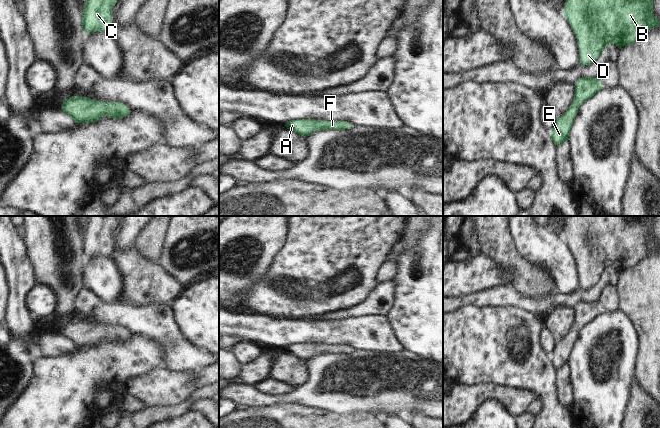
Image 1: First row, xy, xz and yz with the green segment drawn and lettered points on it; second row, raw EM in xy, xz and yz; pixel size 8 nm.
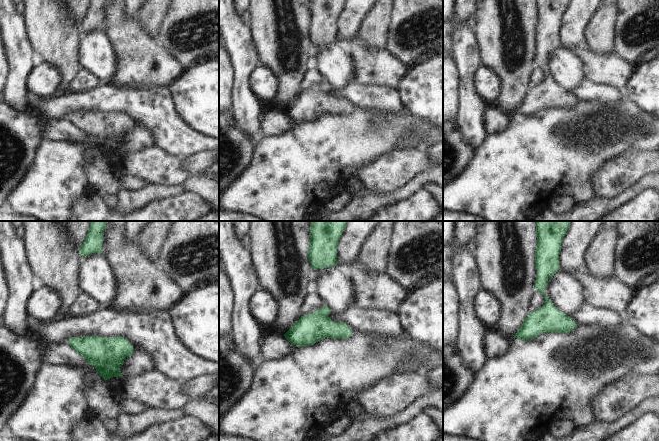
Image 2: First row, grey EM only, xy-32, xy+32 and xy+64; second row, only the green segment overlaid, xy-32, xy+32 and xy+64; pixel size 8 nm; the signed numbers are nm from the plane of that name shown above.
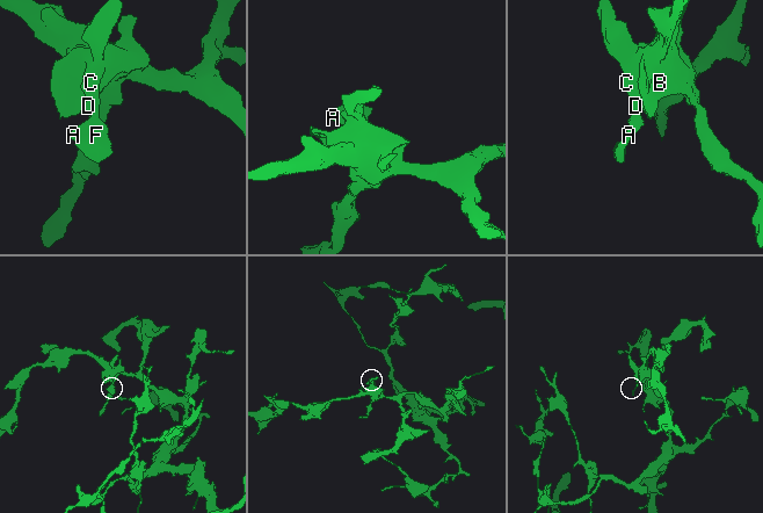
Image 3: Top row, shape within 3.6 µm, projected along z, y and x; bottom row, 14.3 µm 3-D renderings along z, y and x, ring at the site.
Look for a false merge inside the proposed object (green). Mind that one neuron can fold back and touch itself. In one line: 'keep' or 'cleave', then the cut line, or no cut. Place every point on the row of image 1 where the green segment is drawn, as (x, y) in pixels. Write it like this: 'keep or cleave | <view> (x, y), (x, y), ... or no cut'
keep | no cut

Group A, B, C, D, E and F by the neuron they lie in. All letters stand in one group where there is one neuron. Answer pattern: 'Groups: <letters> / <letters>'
Groups: A B C D E F

